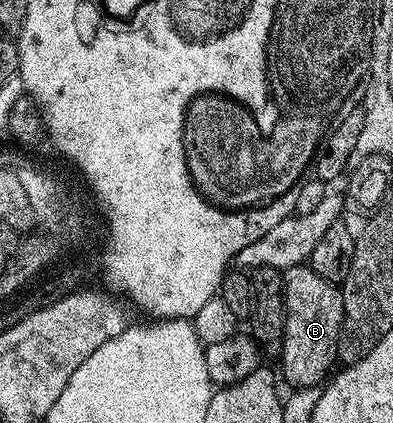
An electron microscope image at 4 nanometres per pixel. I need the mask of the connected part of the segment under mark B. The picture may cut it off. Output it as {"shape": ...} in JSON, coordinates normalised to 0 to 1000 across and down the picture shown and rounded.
{"shape":[[[784,622],[720,638],[718,652],[728,773],[707,861],[723,870],[735,913],[789,920],[812,913],[812,901],[822,903],[847,879],[845,861],[858,861],[860,801],[875,761],[875,697],[858,667],[819,660]]]}

